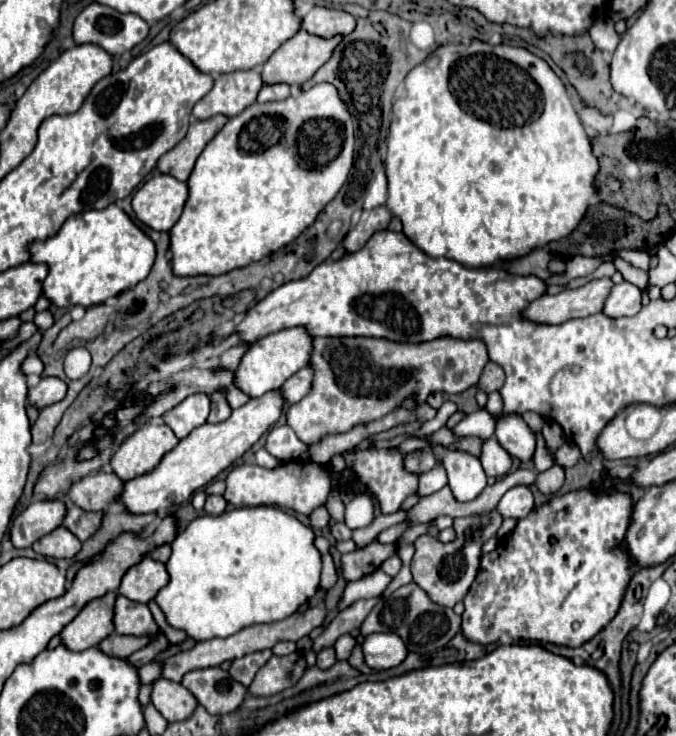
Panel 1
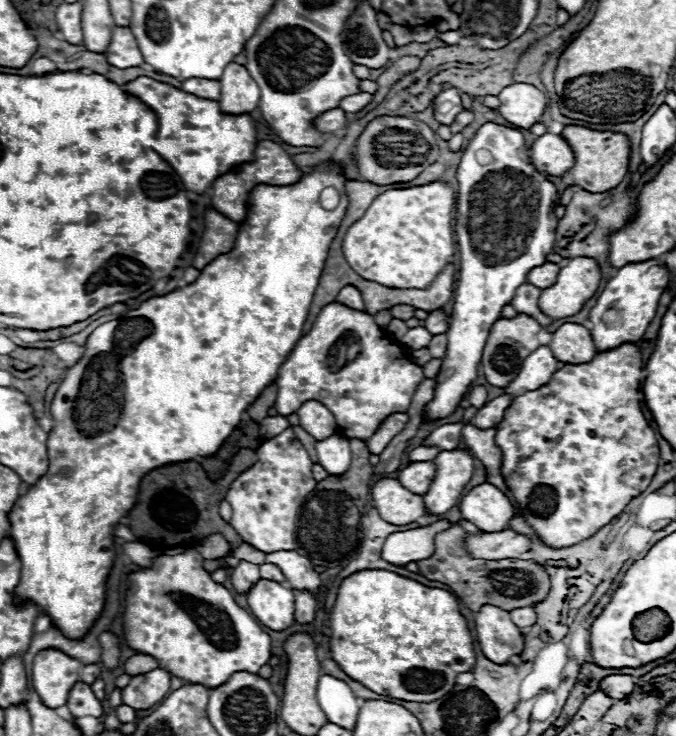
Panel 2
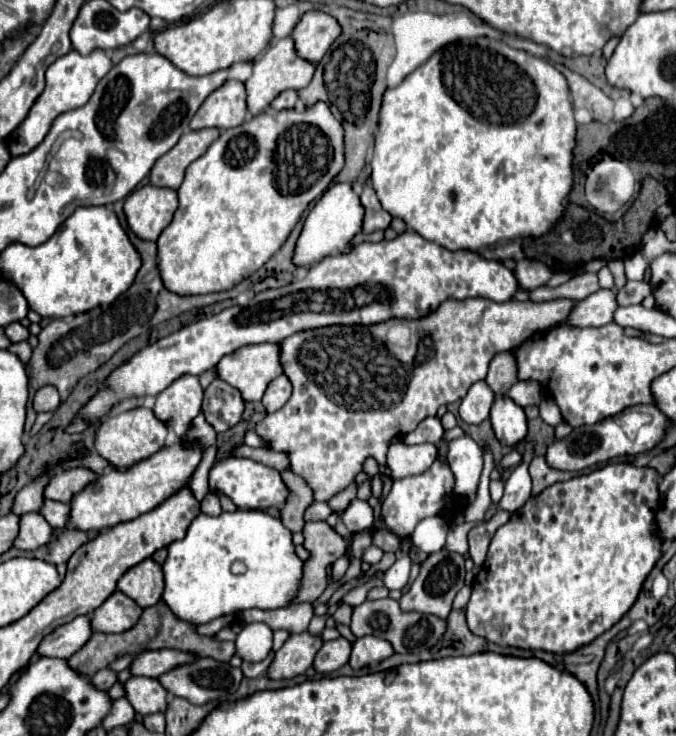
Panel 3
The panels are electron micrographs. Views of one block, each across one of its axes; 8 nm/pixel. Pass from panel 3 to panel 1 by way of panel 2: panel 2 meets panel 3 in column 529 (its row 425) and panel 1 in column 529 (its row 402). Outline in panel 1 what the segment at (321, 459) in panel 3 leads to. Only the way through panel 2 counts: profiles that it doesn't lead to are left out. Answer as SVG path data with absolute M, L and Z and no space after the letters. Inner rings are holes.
M602 278L574 290L562 290L554 296L540 296L528 304L520 316L534 324L562 324L572 318L586 318L602 312L612 286L610 278Z

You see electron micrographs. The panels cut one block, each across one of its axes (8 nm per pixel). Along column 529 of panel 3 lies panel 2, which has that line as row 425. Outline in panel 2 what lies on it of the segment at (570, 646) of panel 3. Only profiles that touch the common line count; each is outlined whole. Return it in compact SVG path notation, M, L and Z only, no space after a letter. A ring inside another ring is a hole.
M620 344L618 348L606 350L606 352L598 352L590 362L586 364L566 364L562 370L558 370L552 380L548 384L544 384L540 390L534 392L526 392L522 396L518 396L514 400L514 404L506 410L502 424L496 428L496 442L502 448L504 454L504 462L502 462L502 474L506 480L506 486L510 488L510 492L516 498L518 508L522 510L522 514L528 518L528 524L538 532L538 536L552 548L564 548L564 546L572 546L578 544L586 538L590 538L592 534L596 534L604 524L608 524L614 516L618 516L626 504L642 494L648 484L654 478L654 472L658 468L658 460L660 460L660 450L658 450L658 442L656 442L656 434L650 428L648 420L642 414L642 380L644 380L644 364L642 364L642 354L638 350L636 344Z

